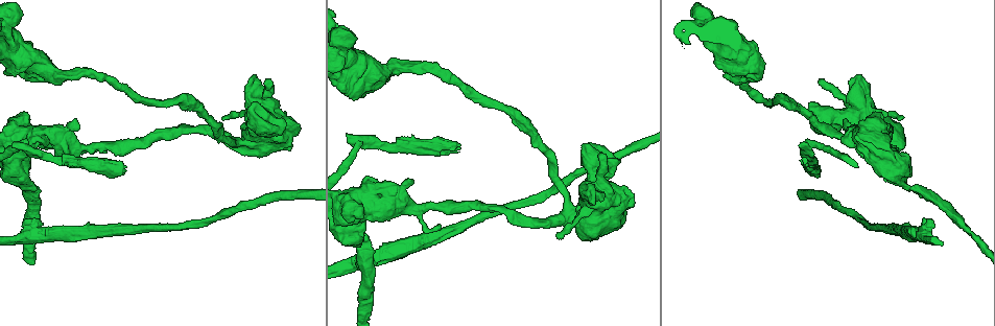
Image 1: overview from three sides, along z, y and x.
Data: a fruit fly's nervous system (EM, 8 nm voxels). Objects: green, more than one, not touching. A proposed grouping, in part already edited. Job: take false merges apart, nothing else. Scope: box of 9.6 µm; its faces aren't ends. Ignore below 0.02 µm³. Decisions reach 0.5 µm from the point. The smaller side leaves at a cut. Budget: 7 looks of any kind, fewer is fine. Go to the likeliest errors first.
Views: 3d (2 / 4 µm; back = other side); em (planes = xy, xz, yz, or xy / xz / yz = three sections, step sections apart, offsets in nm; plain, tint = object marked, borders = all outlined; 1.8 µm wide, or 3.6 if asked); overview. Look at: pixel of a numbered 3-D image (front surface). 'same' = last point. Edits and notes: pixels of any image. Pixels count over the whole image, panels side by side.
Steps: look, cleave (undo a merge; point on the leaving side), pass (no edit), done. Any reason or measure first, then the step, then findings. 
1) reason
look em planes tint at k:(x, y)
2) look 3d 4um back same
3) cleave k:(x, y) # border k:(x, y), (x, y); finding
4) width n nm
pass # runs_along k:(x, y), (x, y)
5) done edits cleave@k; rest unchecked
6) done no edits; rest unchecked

sharp bend
look em 3.6um planes tint at 1:(25, 145)

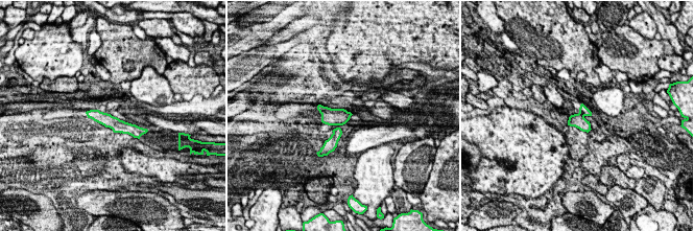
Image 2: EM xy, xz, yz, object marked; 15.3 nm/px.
width 200 nm
cleave 2:(583, 110) # border 2:(579, 112), (583, 116); a second neuron is stuck on

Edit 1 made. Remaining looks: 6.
sudden change in width
look em yz step 16 tint at 1:(113, 170)

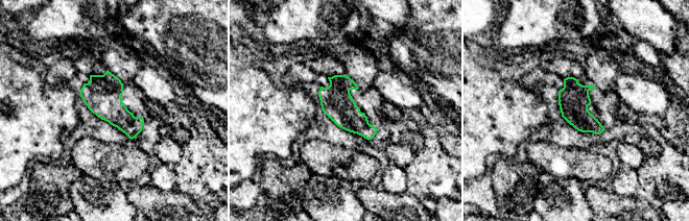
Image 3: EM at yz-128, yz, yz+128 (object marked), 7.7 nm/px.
look em planes tint same

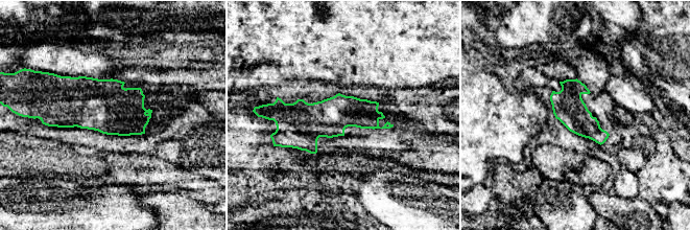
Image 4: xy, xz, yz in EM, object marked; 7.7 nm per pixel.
pass # one neuron here

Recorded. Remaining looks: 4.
sharp bend
look em 3.6um xy step 4 borders at 1:(849, 100)

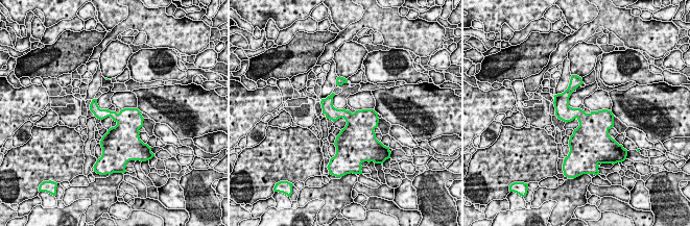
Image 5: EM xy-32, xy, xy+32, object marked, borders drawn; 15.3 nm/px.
another direction
look em 3.6um planes borders same

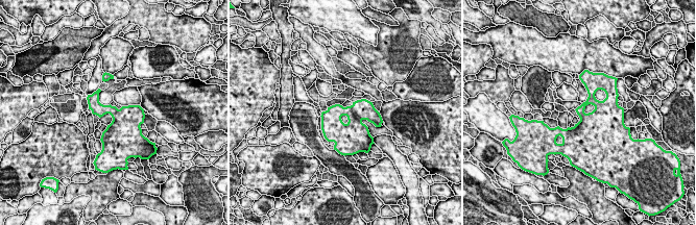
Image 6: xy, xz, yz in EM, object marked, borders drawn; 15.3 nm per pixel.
pass # continuous, no second neuron

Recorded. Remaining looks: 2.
done edits cleave@2; rest unchecked

